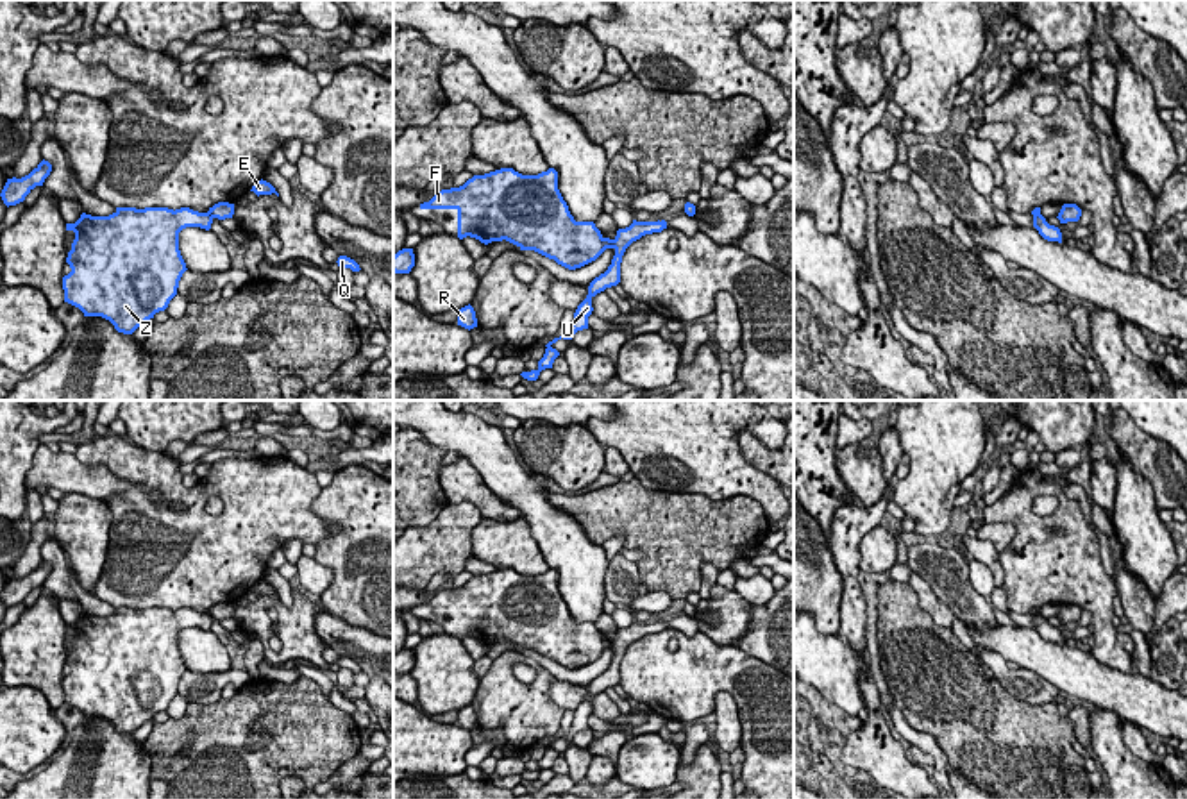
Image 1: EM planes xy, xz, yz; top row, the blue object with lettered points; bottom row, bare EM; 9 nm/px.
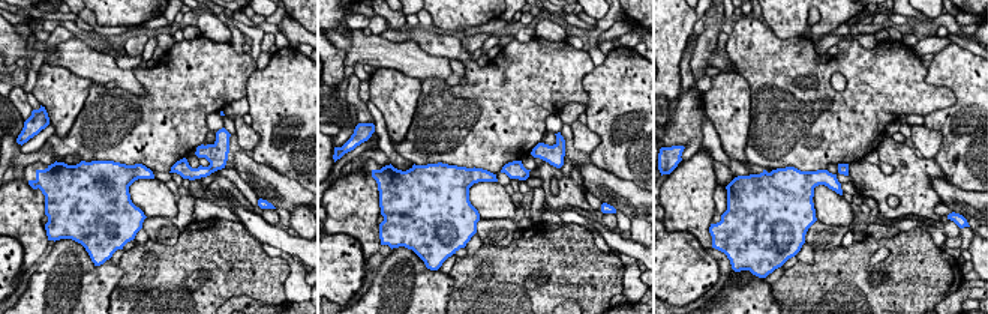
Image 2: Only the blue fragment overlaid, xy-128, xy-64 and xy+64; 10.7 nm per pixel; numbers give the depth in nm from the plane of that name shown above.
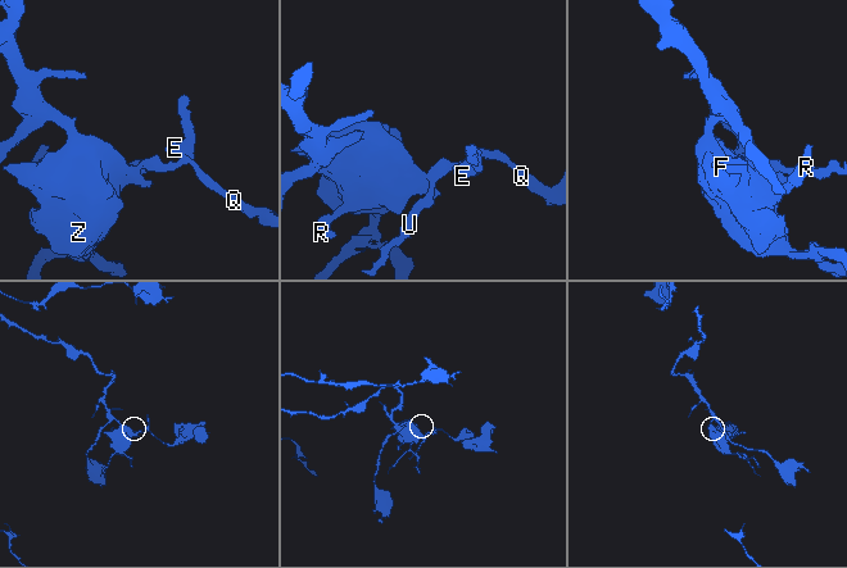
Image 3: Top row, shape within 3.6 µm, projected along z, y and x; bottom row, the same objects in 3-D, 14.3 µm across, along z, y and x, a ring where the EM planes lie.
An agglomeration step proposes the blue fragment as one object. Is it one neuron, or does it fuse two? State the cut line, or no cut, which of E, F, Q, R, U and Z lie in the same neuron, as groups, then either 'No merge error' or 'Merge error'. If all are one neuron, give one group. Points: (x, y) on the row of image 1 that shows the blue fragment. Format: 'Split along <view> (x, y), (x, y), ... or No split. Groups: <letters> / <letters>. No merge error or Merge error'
Split along xz (610, 240), (612, 247). Groups: E Q U / F R Z. Merge error

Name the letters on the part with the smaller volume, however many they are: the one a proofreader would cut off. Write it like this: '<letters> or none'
E, Q, U

